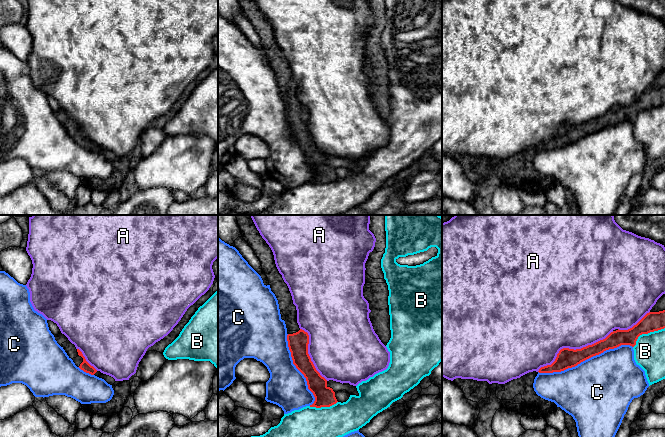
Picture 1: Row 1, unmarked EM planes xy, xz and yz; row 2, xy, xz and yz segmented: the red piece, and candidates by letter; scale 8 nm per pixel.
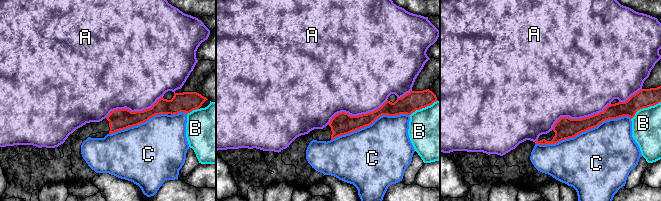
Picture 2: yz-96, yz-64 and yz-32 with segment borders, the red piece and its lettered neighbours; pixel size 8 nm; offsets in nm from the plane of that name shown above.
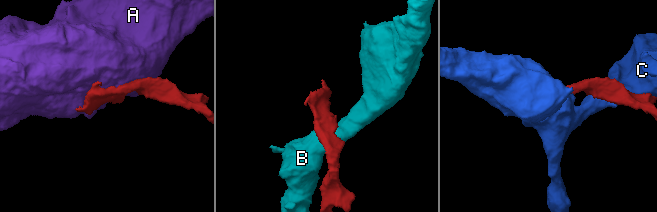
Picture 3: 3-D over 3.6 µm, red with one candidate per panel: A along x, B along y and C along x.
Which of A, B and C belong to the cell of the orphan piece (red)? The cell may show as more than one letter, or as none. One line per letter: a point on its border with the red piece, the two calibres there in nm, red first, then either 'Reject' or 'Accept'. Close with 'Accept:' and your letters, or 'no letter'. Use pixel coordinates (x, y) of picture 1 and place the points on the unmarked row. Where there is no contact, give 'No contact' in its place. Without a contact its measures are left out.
A: Touches red at yz (573, 125). Thickness 160 nm (red) against 480 nm. Reject
B: Touches red at yz (646, 109). Thickness 160 nm (red) against 260 nm. Reject
C: Touches red at yz (585, 135). Thickness 160 nm (red) against 480 nm. Reject
Accept: no letter

